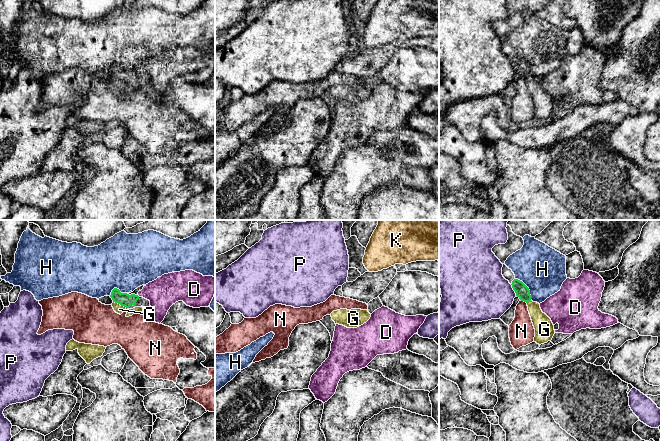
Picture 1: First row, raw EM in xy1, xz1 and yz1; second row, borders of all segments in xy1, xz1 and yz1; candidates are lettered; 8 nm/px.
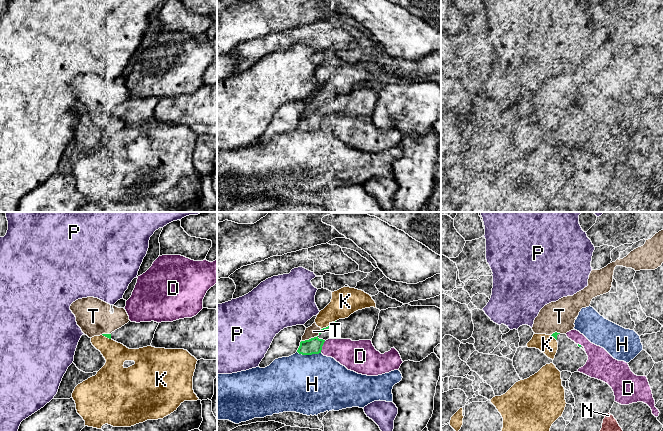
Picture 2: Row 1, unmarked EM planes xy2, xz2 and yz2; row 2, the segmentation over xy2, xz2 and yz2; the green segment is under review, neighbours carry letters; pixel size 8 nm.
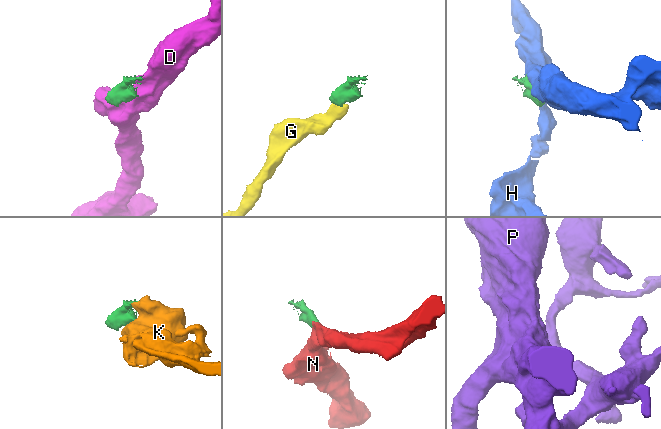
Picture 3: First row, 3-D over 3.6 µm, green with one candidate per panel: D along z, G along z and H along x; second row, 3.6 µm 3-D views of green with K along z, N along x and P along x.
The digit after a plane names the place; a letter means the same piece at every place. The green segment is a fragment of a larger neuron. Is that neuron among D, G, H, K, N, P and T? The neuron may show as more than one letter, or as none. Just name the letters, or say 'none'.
G

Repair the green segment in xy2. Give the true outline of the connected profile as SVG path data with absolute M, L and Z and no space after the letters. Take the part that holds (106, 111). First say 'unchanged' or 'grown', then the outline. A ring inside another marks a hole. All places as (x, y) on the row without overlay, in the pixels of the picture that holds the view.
grown; M129 97L111 110L102 111L129 125L139 125L151 121L158 101L159 99L154 97L140 99Z

